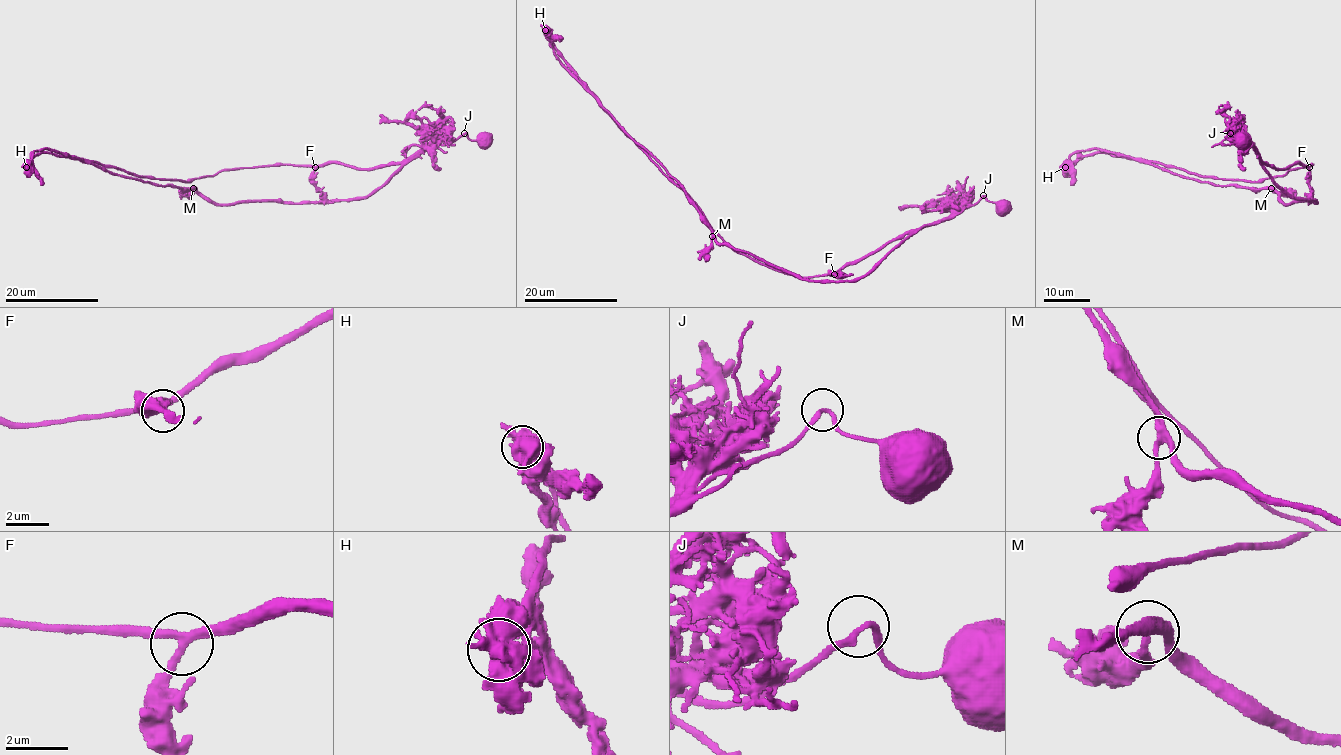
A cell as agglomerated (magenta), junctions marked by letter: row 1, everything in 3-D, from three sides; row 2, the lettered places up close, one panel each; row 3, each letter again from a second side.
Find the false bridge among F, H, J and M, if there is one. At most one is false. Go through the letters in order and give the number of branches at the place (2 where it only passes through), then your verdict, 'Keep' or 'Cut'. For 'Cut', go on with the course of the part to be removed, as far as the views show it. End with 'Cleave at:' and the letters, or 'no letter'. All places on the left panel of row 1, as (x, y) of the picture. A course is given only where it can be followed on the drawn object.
F: Branches: 3. Keep
H: Branches: 2. Cut. Course of the part to remove: (27, 167), (34, 152), (52, 149), (217, 204), (368, 198), (434, 142), (418, 119), (406, 120)
J: Branches: 2. Keep
M: Branches: 3. Keep
Cleave at: H

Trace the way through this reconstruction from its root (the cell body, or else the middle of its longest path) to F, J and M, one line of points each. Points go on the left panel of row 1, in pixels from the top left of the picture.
F: (485, 137), (470, 140), (464, 133), (447, 144), (434, 143), (401, 162), (371, 169), (340, 163), (315, 167)
J: (485, 137), (480, 135), (470, 140), (464, 133)
M: (485, 137), (470, 140), (464, 133), (447, 144), (422, 148), (379, 187), (352, 199), (215, 204), (193, 188)

